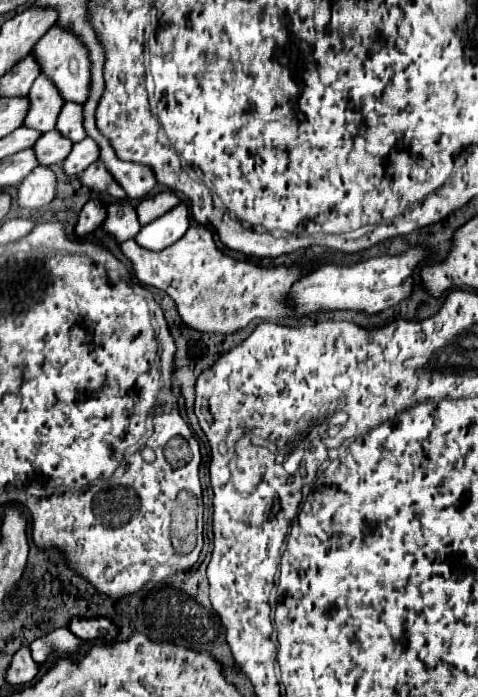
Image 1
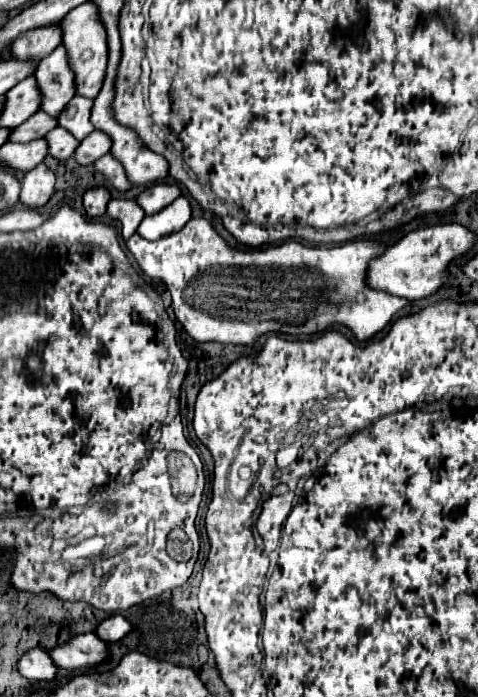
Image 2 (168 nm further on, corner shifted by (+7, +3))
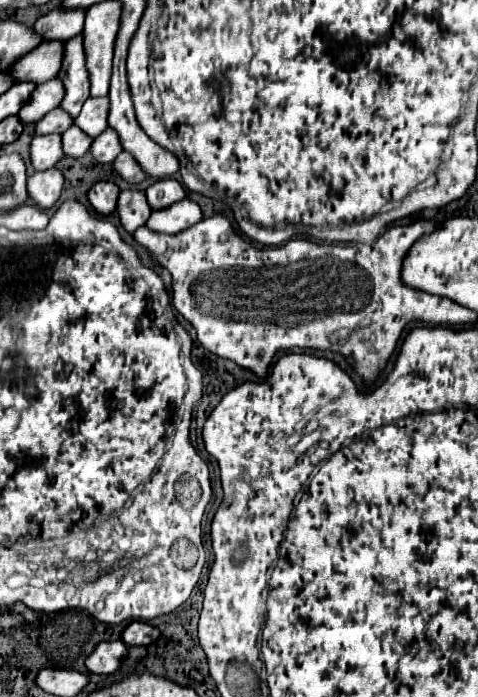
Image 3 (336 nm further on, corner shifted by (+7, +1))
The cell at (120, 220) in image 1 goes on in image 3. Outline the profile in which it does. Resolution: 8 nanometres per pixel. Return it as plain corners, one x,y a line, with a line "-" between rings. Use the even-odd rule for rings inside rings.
130,189
120,193
116,211
118,211
120,223
126,229
126,233
134,233
138,227
142,227
152,213
144,197
144,191
130,191

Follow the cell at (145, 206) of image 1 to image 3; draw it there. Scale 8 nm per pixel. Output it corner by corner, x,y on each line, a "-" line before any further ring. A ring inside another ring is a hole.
162,179
162,181
156,181
154,185
150,185
146,189
148,205
154,211
156,209
166,209
176,201
182,201
184,197
186,197
186,189
176,179

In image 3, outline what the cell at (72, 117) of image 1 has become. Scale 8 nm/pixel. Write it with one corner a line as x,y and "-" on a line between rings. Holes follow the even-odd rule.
88,97
82,105
80,115
74,119
74,125
78,125
88,137
98,137
106,127
108,117
108,97

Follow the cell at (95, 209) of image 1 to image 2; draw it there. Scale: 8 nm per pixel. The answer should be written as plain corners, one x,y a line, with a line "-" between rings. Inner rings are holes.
106,187
88,189
84,193
84,209
90,217
100,217
106,213
106,205
110,201
110,191

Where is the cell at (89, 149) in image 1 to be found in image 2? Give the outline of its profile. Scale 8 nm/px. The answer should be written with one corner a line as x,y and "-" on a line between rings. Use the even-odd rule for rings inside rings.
92,131
78,147
78,151
74,153
74,159
80,163
80,165
92,165
94,159
100,159
102,155
110,153
110,147
112,147
112,139
102,133
102,131

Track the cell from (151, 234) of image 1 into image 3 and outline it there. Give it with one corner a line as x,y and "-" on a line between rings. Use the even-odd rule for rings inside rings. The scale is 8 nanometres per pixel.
190,199
178,201
178,205
170,205
170,209
160,209
152,211
146,227
156,233
166,233
166,235
176,235
192,225
196,225
202,219
202,211
198,203

